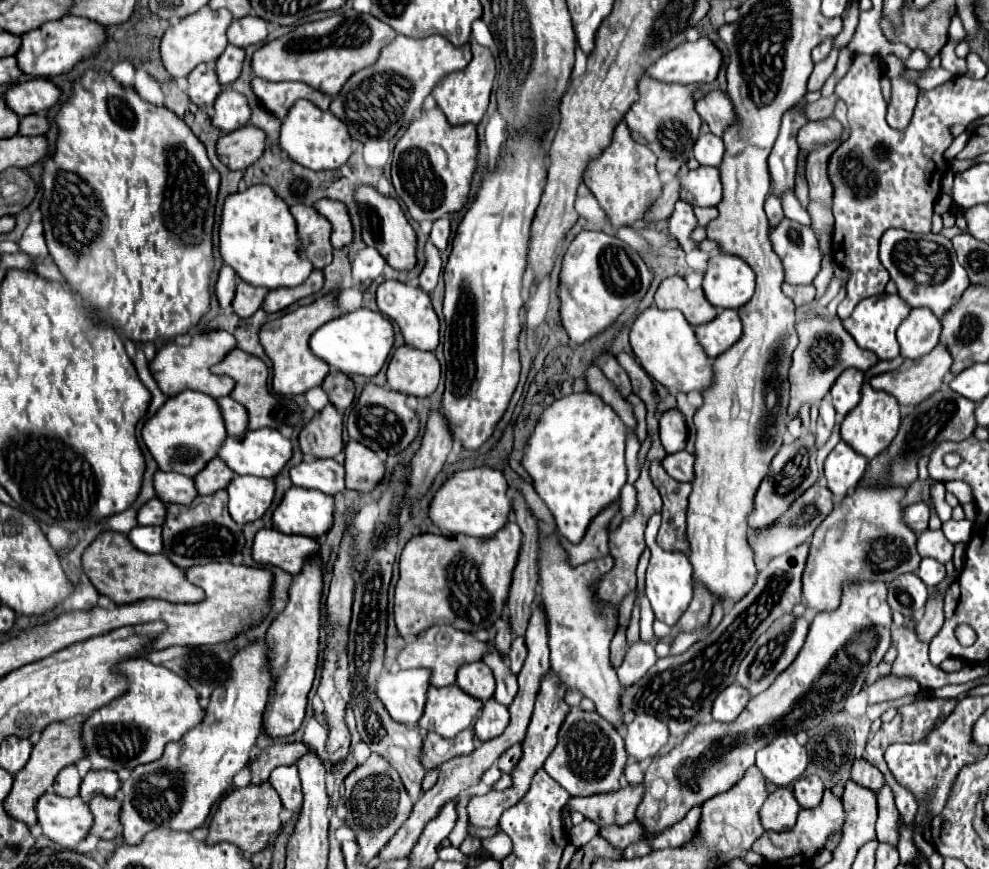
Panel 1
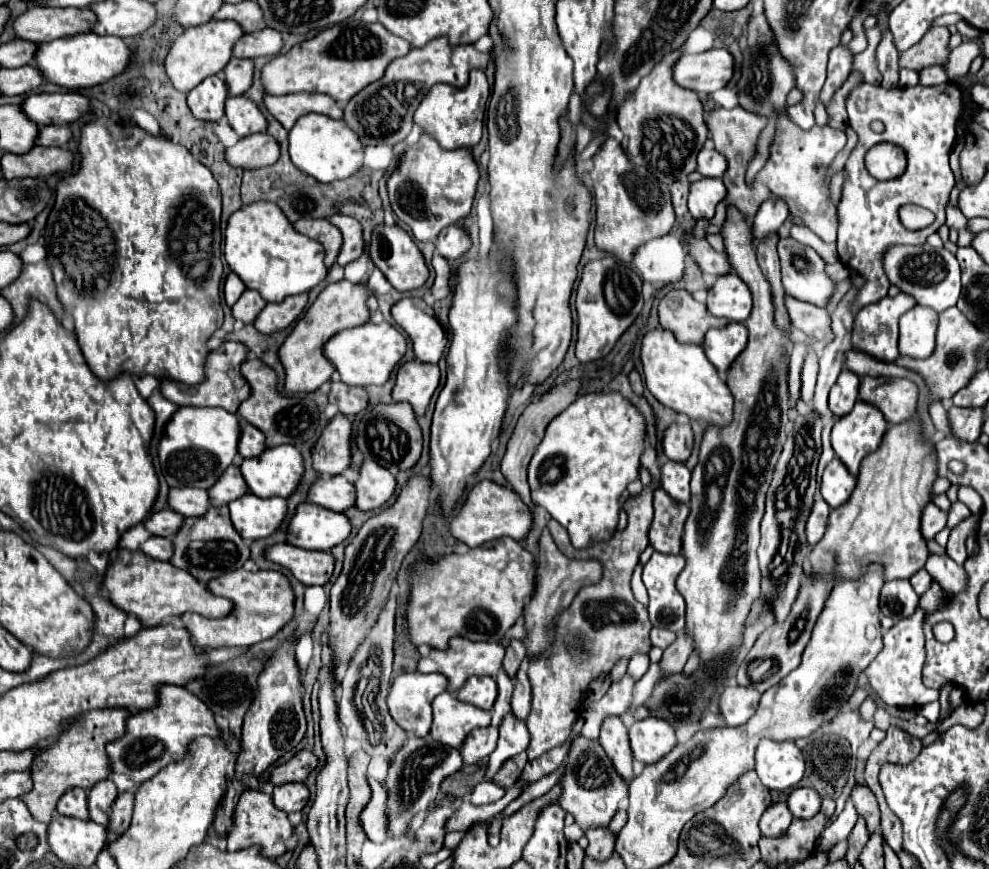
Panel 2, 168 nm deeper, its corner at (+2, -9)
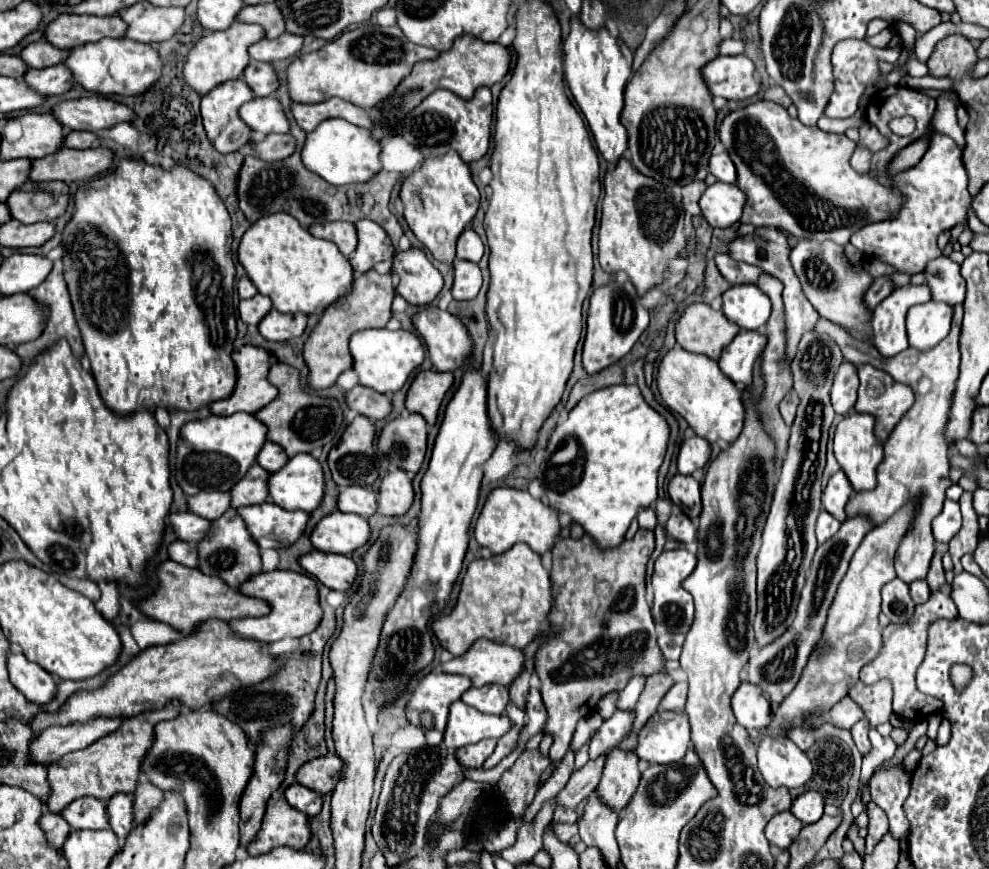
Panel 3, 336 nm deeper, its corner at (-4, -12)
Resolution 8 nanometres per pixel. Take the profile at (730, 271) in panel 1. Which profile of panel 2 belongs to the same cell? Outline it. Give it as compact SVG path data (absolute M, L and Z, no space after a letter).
M736 273L718 277L714 287L708 289L708 311L716 317L744 323L752 311L752 293L748 285Z

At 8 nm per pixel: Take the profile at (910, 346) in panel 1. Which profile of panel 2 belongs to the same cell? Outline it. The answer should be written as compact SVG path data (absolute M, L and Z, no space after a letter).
M914 305L900 317L900 355L914 359L930 357L936 347L938 313L922 305Z

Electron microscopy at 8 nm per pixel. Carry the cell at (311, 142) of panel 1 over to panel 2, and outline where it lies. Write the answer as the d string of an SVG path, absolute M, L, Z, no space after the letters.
M306 113L302 115L290 131L290 157L292 163L306 175L330 183L336 179L346 179L362 167L364 145L358 141L358 135L346 127L344 121L336 121L326 115Z

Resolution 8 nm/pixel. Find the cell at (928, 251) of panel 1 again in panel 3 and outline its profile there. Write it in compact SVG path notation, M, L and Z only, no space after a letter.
M938 256L930 260L922 274L926 278L926 286L932 292L934 302L944 302L950 306L964 302L966 282L960 274L960 266L948 256Z

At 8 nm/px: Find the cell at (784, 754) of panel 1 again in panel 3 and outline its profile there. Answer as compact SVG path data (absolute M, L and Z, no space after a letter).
M788 736L760 742L758 768L772 788L802 788L812 778L812 762Z

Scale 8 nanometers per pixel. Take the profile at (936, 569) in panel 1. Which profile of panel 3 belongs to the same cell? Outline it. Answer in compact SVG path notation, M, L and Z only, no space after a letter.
M916 580L910 584L910 592L912 592L912 598L916 604L924 604L928 598L930 598L930 588L928 588L928 582L926 580Z

